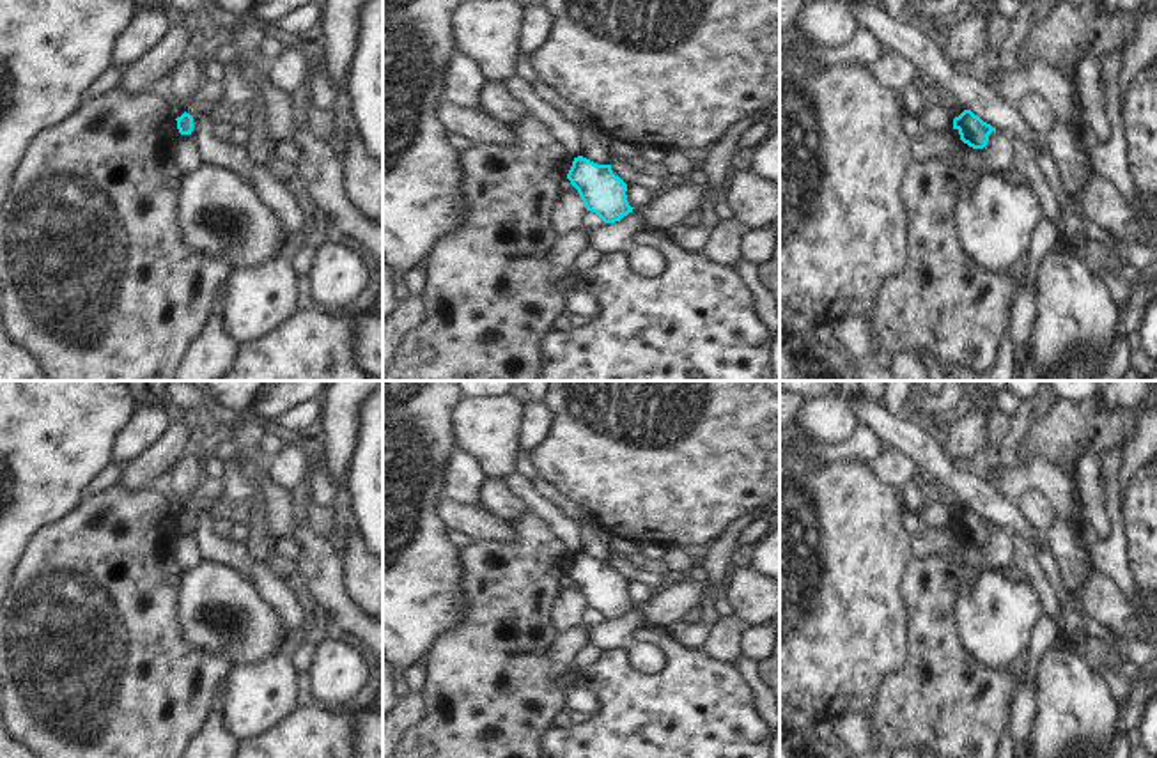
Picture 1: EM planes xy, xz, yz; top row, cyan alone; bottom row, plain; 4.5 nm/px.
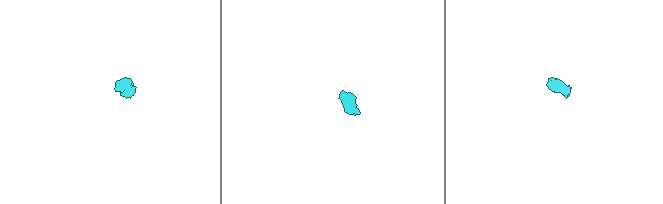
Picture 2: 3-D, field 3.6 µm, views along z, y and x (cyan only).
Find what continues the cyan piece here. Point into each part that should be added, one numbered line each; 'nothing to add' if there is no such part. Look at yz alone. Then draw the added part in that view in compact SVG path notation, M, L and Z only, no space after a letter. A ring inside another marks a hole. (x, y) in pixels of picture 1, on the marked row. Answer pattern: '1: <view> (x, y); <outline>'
nothing to add

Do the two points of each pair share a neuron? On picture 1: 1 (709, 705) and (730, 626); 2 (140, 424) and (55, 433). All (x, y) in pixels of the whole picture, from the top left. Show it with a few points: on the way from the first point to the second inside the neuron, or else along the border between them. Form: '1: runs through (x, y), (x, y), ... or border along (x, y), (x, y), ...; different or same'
1: border along (704, 649), (714, 659), (732, 666); different
2: border along (137, 404), (117, 433), (108, 459); different

